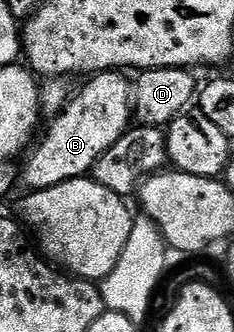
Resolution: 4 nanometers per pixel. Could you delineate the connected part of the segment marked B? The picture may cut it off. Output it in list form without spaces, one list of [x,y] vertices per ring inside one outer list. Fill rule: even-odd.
[[[118,71],[96,73],[82,90],[71,96],[66,108],[49,122],[50,130],[38,145],[38,150],[26,161],[20,181],[30,191],[56,187],[65,181],[87,176],[96,159],[116,143],[132,125],[132,85]]]

